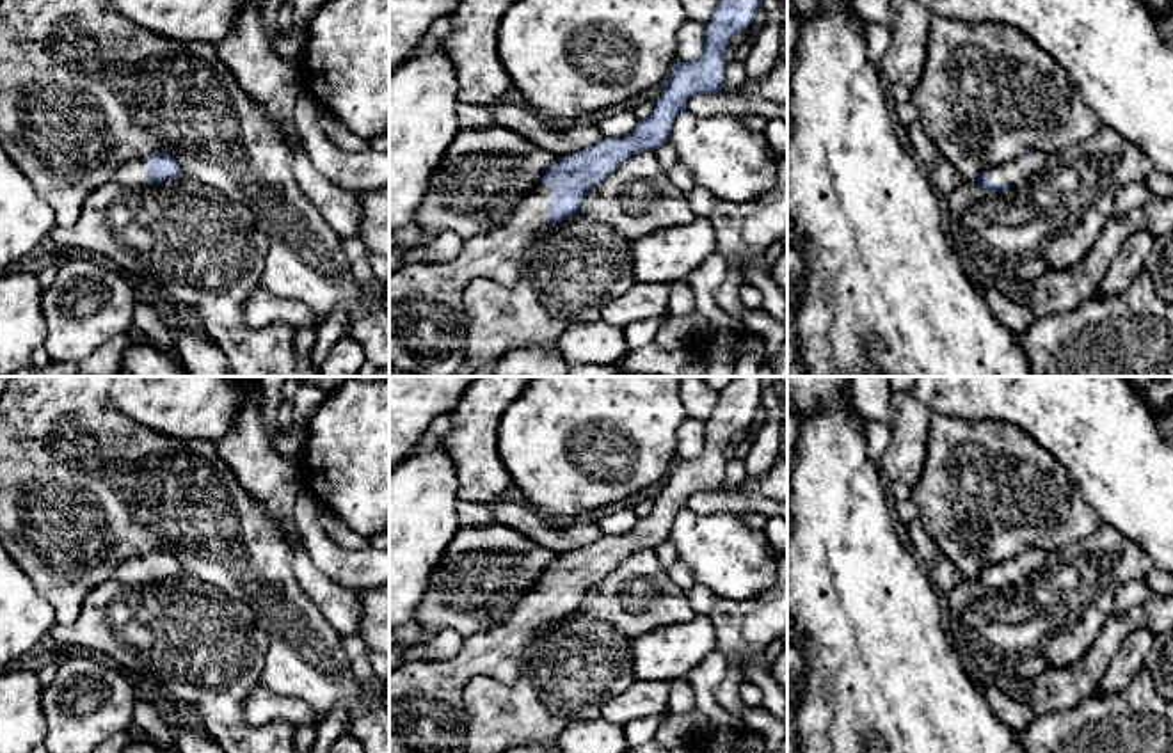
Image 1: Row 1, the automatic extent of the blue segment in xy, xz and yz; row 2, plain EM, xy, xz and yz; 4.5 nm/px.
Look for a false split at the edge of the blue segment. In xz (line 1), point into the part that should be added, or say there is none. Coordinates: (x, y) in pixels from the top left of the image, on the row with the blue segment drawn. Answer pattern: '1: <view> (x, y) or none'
1: xz (429, 329)

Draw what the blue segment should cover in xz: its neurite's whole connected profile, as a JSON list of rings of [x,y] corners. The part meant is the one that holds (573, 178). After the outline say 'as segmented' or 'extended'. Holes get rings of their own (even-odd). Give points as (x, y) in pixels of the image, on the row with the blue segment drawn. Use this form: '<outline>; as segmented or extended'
[[[718,0],[706,23],[706,41],[695,62],[677,62],[663,83],[661,96],[647,119],[624,139],[602,139],[551,165],[542,181],[515,206],[514,213],[496,229],[464,242],[459,256],[444,265],[412,263],[389,275],[389,369],[421,373],[423,376],[453,376],[466,362],[469,318],[464,313],[462,293],[473,279],[492,277],[514,281],[526,245],[547,226],[574,217],[585,197],[618,165],[640,151],[656,151],[668,142],[675,115],[697,94],[716,94],[725,83],[727,50],[732,37],[746,30],[762,7],[762,0]]]; extended

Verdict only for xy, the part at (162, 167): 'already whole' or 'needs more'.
needs more

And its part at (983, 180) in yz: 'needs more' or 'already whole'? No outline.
needs more

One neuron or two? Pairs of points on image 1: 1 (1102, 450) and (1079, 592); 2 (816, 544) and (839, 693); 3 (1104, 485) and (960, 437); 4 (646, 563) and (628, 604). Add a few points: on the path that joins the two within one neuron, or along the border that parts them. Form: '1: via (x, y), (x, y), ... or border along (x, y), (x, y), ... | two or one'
1: border along (1102, 524), (1113, 526), (1140, 546) | two
2: via (839, 581), (839, 656) | one
3: border along (1038, 444), (1063, 467), (1070, 485), (1092, 508) | two
4: via (642, 574), (638, 594) | one

